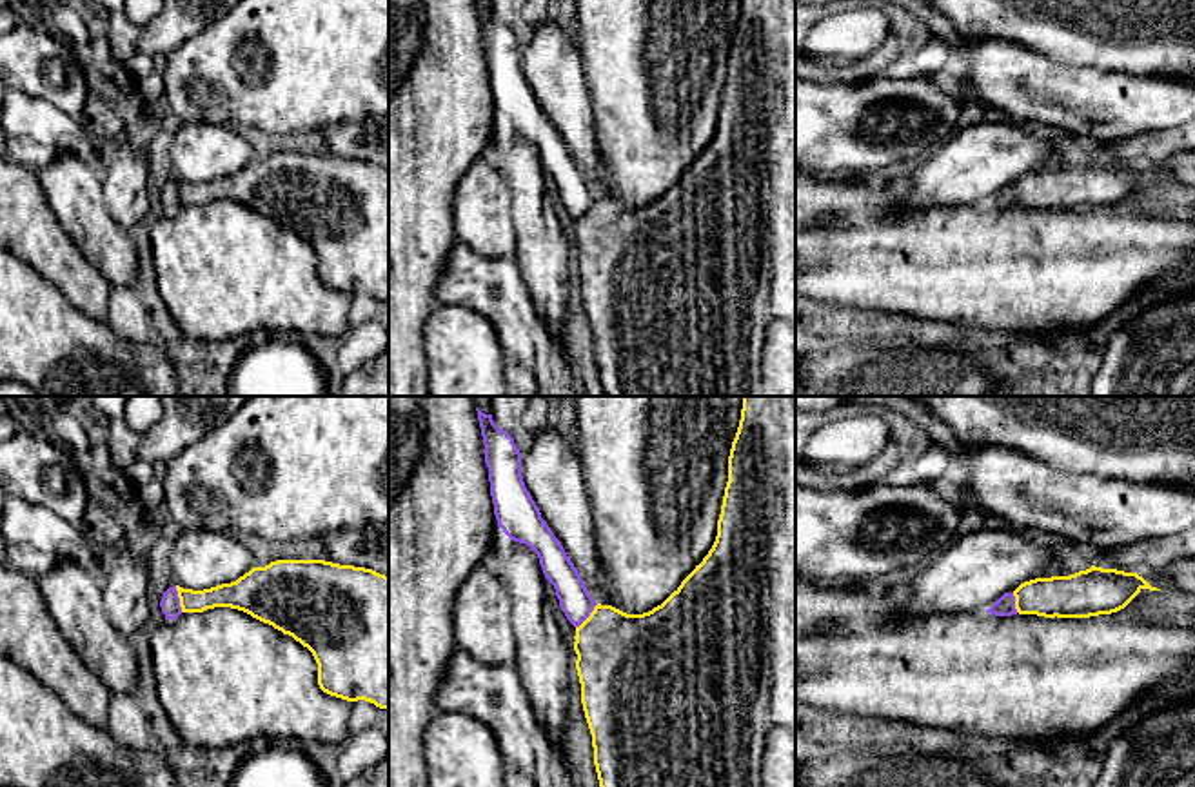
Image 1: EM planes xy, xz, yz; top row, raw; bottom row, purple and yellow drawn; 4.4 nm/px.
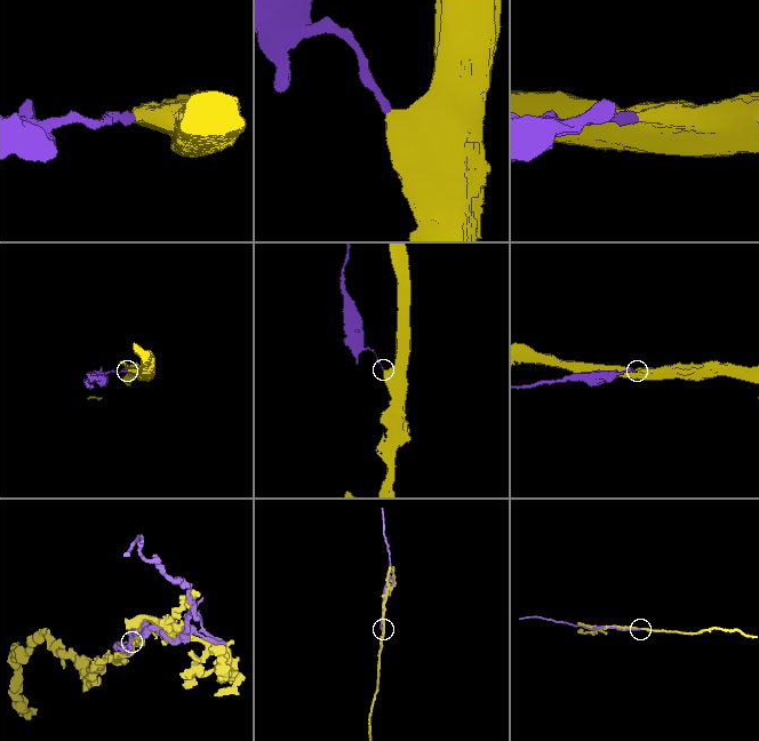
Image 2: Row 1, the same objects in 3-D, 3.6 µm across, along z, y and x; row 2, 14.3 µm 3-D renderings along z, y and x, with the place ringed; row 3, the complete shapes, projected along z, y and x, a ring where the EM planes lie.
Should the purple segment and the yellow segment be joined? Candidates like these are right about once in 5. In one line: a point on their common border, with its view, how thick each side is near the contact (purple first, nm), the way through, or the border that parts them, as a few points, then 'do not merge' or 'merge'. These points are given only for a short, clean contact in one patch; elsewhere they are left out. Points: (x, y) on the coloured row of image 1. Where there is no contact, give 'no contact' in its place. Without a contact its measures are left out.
meets purple in xy at (178, 598); 90 nm thick on the purple side, 120 nm on the other; border along xy (175, 586), (182, 611); do not merge

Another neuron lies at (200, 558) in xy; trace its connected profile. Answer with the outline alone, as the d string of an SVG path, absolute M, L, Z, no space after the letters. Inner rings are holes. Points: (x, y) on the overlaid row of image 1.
M209 529L183 531L171 553L174 583L203 591L236 582L254 567L242 538Z

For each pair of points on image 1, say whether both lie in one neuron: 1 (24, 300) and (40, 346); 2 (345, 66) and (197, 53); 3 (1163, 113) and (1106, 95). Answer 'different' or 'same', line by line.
1: same
2: same
3: same

